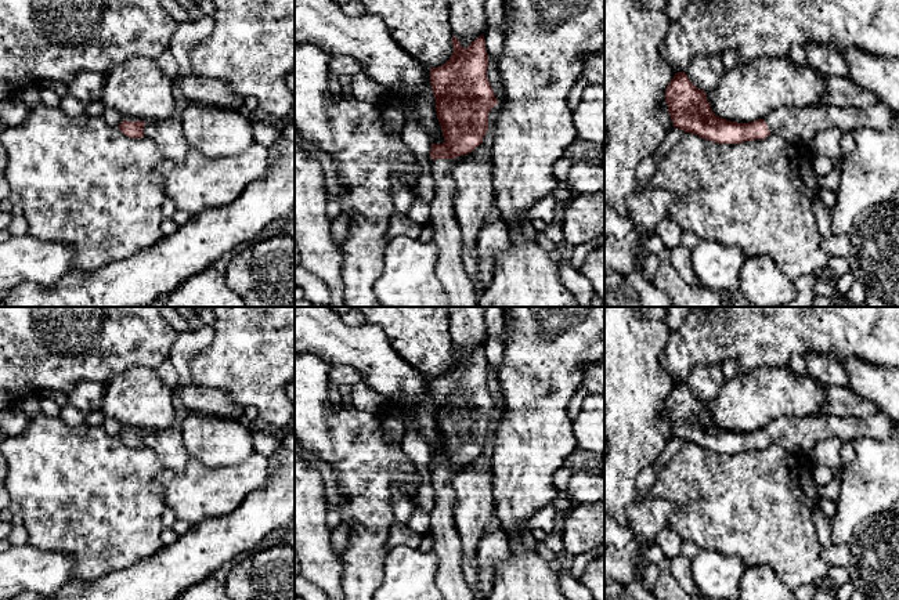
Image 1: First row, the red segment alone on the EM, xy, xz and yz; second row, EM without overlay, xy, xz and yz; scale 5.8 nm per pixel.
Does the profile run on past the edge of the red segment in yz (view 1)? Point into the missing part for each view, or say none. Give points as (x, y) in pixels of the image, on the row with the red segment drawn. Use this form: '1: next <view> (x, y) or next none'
1: next yz (795, 125)

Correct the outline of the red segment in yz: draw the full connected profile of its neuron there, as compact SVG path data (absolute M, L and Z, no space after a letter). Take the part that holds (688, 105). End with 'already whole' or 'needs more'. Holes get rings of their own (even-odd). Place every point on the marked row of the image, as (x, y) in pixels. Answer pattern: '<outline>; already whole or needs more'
M685 72L675 73L665 88L665 104L674 127L718 144L741 144L765 140L769 134L787 142L810 147L813 137L826 129L838 127L844 133L858 127L889 130L898 111L885 102L867 108L812 105L780 108L765 119L751 123L730 122L716 116L704 90L697 88Z; needs more

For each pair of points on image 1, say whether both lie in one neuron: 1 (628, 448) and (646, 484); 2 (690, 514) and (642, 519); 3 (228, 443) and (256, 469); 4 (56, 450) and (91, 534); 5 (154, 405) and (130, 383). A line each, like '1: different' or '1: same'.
1: different
2: different
3: different
4: same
5: same

